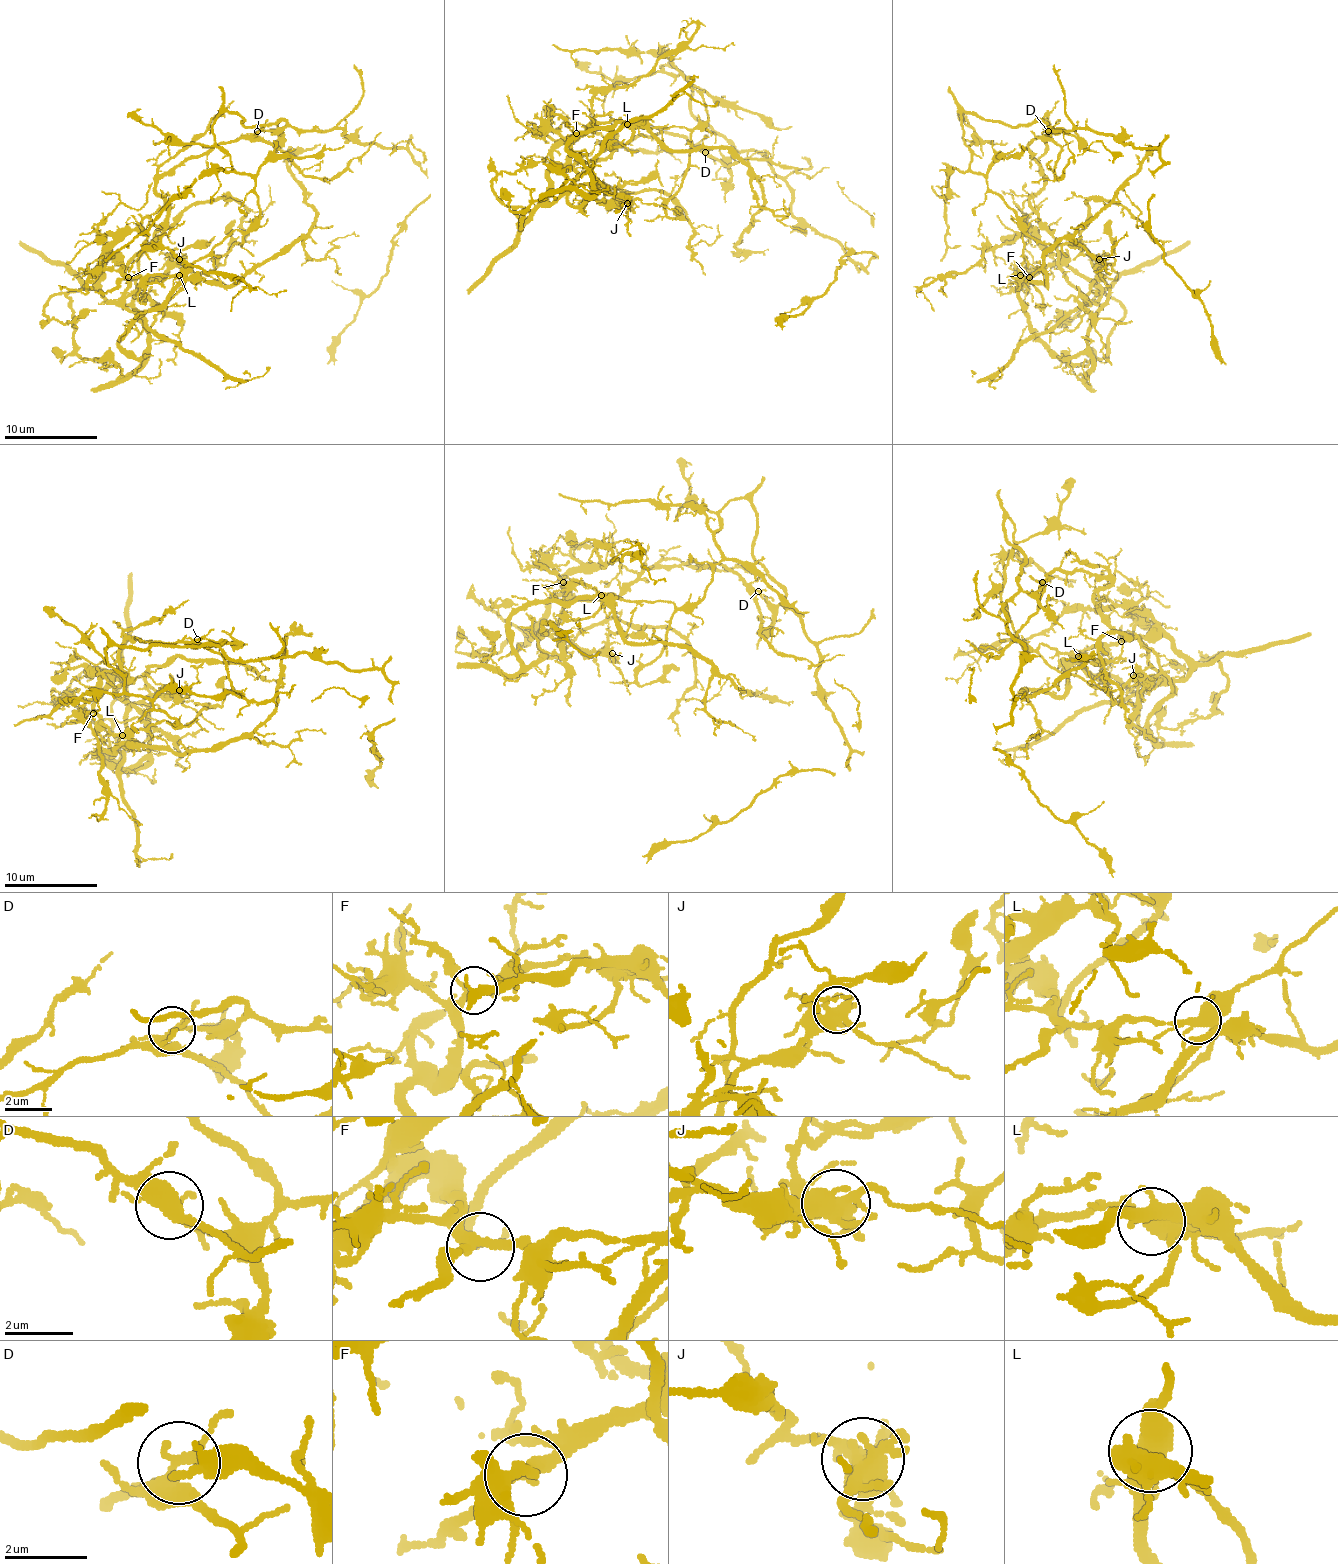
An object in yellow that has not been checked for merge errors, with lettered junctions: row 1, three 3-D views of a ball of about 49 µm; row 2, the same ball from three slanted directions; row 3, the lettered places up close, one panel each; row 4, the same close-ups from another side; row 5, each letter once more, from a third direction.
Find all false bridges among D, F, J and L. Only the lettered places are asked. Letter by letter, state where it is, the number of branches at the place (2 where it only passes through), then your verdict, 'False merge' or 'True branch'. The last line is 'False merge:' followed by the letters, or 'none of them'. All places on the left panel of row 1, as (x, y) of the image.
D: Place: (257, 131). Branches: 3. False merge
F: Place: (128, 277). Branches: 3. True branch
J: Place: (179, 259). Branches: 5. True branch
L: Place: (179, 275). Branches: 5. False merge
False merge: D, L

